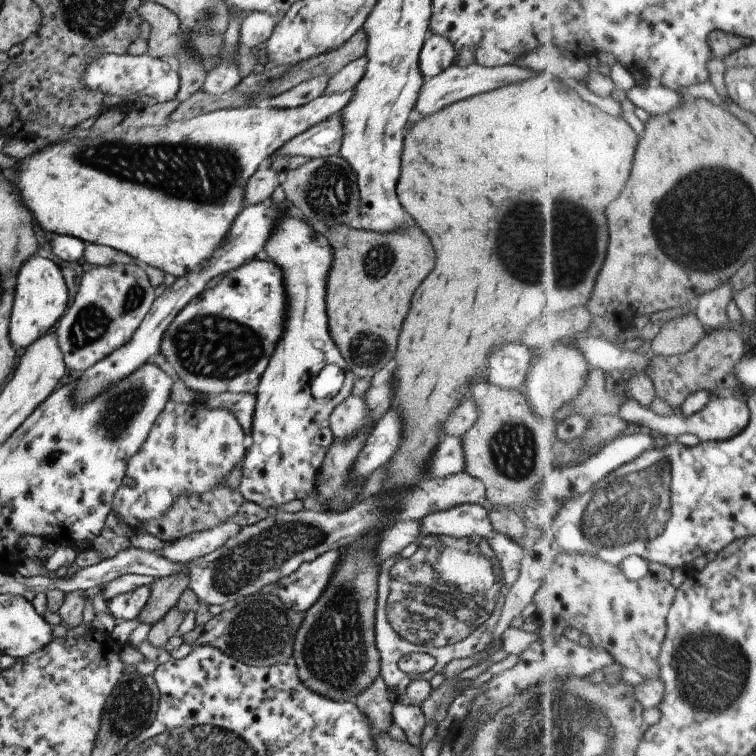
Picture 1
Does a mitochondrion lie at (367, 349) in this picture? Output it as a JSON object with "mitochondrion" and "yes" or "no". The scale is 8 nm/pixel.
{"mitochondrion":"yes"}

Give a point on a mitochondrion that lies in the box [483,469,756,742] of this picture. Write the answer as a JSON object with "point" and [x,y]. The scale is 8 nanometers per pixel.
{"point":[708,671]}

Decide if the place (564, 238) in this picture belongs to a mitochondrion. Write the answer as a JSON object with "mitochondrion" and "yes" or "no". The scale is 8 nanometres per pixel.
{"mitochondrion":"yes"}

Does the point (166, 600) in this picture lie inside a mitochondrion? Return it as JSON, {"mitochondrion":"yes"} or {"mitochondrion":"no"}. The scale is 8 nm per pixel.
{"mitochondrion":"no"}

